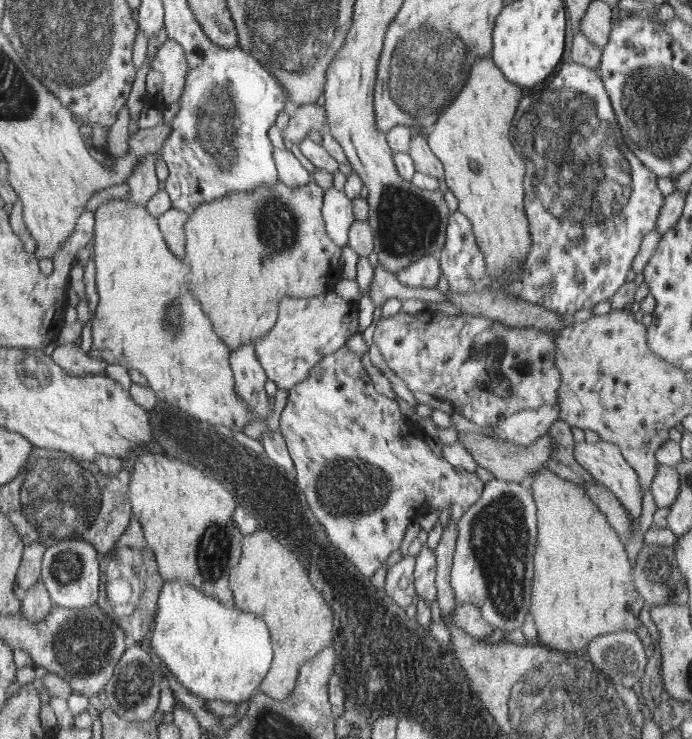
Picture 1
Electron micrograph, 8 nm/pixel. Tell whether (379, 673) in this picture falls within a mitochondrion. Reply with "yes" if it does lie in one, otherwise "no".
yes

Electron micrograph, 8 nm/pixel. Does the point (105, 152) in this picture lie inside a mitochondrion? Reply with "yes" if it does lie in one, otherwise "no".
no

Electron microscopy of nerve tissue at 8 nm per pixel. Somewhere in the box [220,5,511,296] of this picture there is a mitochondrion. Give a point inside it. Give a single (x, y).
(420, 73)

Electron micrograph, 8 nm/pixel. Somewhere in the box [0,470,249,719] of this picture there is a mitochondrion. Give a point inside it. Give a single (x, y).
(80, 644)

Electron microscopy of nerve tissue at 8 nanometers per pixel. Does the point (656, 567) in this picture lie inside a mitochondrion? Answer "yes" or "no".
yes

